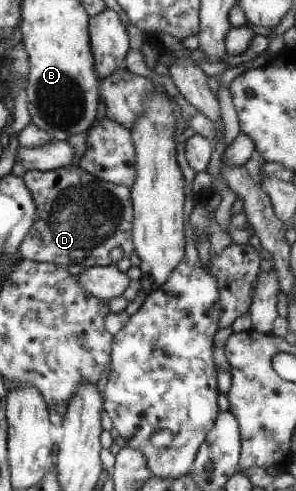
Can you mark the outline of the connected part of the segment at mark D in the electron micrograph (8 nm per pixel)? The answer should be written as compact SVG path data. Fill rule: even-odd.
M71 163L63 168L49 169L47 172L26 170L22 179L35 203L35 214L29 232L19 245L20 259L61 267L112 265L124 273L130 268L129 257L134 250L129 188L123 184L99 180ZM111 248L121 248L121 260L111 262Z

